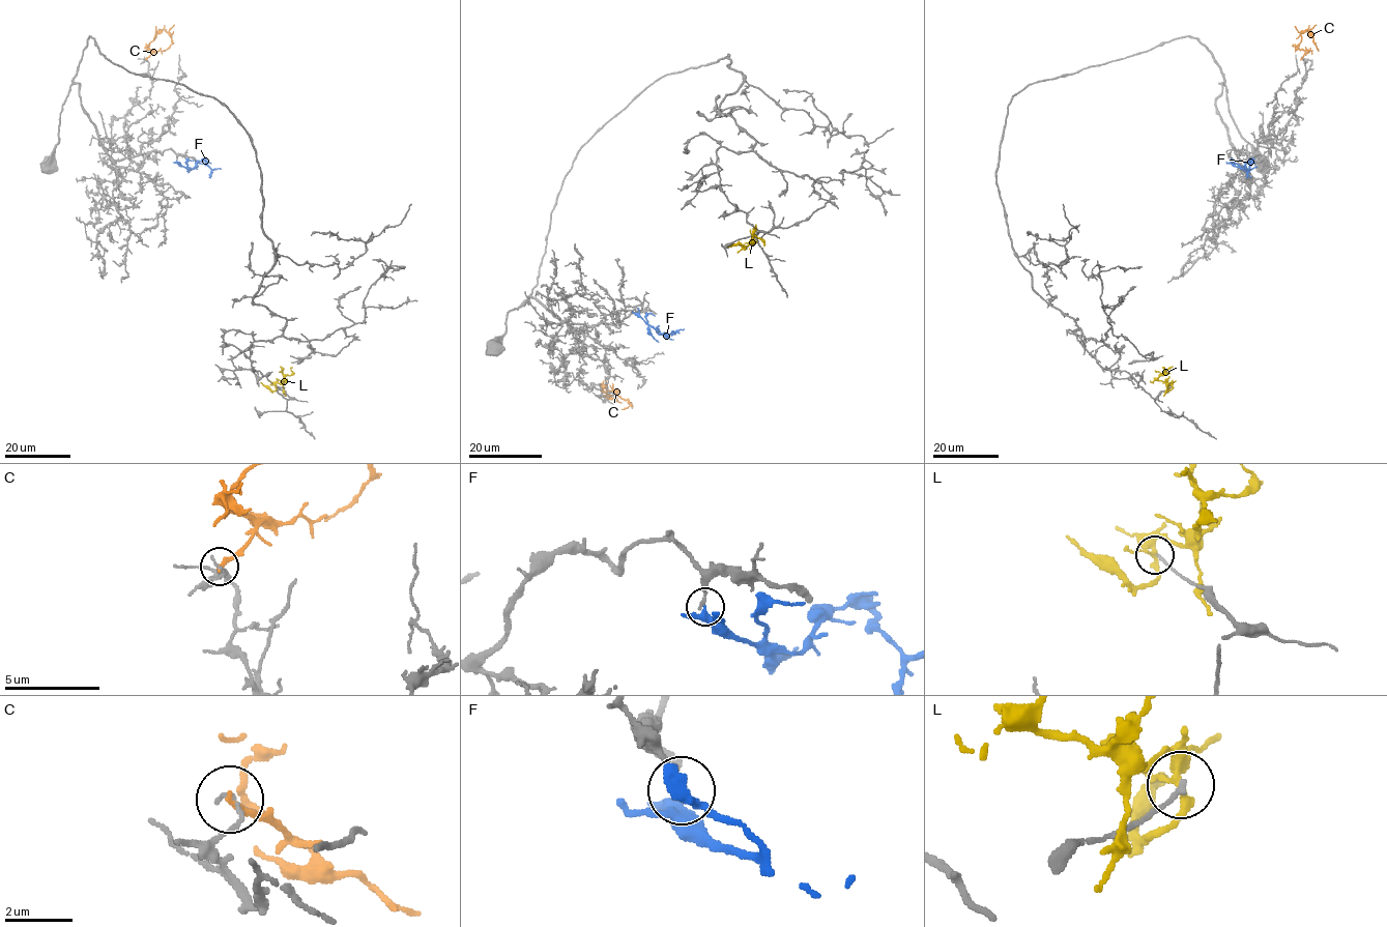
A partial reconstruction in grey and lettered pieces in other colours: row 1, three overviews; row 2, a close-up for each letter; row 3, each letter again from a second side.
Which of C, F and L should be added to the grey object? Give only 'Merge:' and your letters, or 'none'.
Merge: none

